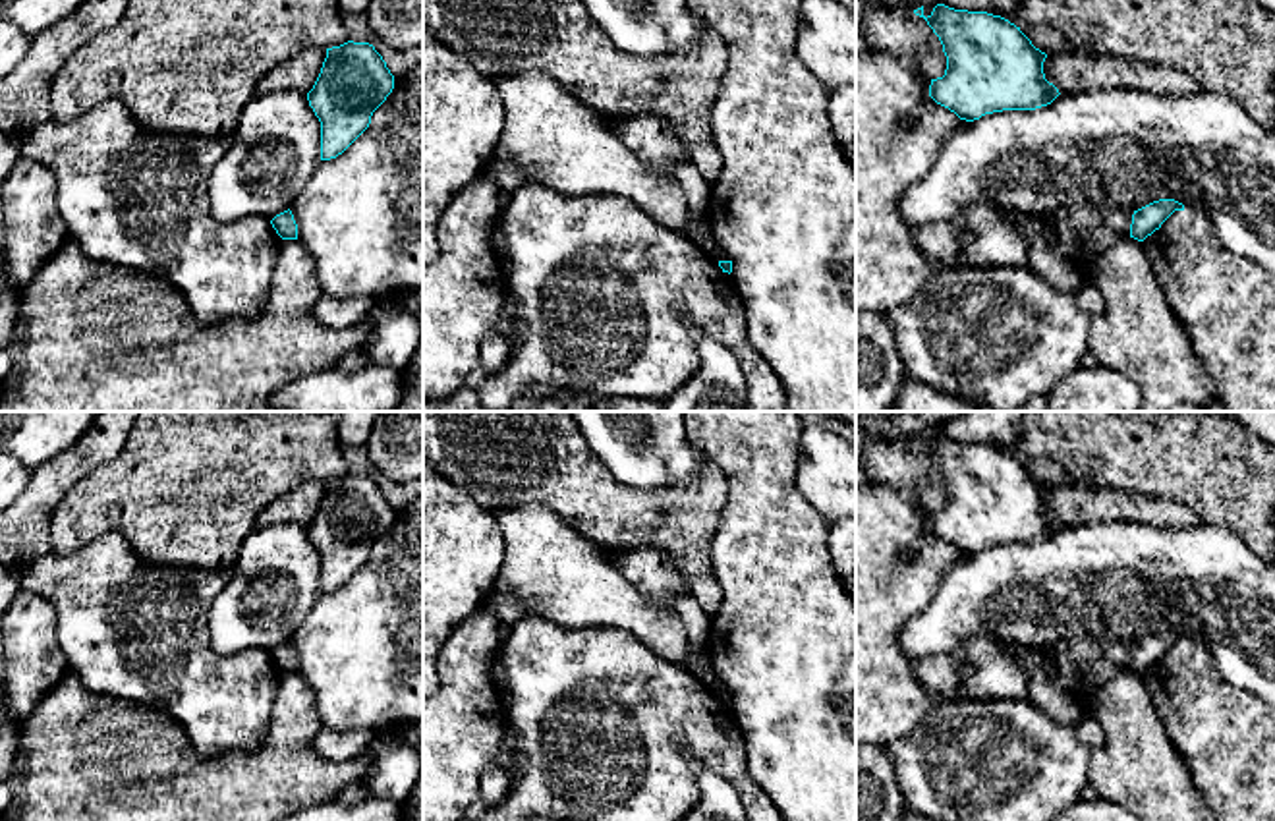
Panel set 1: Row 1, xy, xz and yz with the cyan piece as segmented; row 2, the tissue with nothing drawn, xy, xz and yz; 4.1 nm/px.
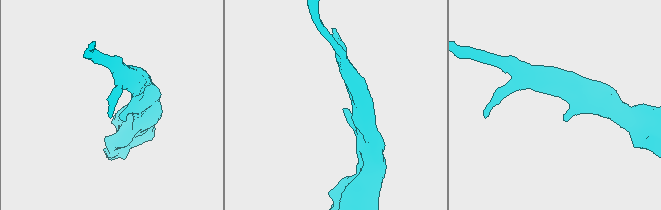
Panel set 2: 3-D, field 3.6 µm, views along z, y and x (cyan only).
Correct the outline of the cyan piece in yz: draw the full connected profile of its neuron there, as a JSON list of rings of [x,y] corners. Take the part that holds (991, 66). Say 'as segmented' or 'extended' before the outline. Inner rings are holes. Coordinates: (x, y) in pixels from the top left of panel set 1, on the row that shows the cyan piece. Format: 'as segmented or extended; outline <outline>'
as segmented; outline [[[937,4],[925,17],[914,10],[943,44],[947,70],[931,79],[929,97],[974,122],[1003,110],[1035,110],[1061,93],[1045,79],[1045,52],[1008,19],[987,12],[954,10]]]

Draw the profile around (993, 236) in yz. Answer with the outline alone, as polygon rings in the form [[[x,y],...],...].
[[[974,203],[949,222],[964,230],[956,267],[989,269],[1026,267],[1030,240],[1022,224],[1030,218],[1039,220],[1084,284],[1091,265],[1130,236],[1132,214],[1132,209],[1097,211],[1091,205],[1078,205],[1030,216],[1001,203]]]

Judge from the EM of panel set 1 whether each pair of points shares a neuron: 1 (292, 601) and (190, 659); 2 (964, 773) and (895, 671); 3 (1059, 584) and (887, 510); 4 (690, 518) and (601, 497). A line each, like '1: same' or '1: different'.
1: different
2: different
3: different
4: same

